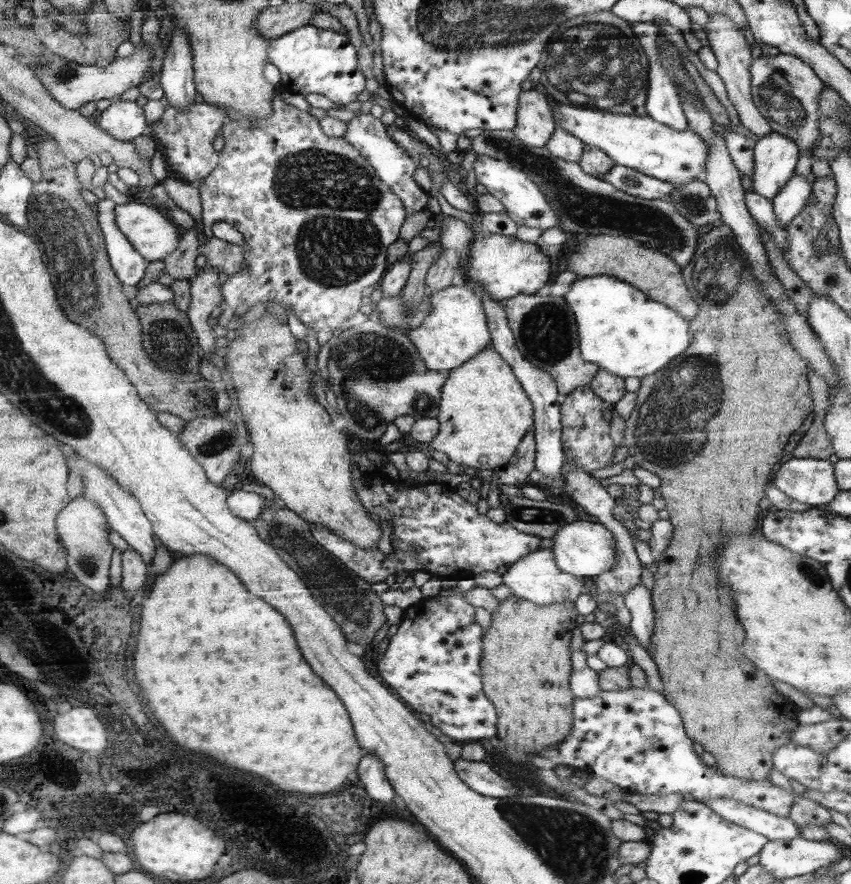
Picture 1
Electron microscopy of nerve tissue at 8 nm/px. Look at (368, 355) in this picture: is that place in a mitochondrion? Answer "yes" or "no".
yes

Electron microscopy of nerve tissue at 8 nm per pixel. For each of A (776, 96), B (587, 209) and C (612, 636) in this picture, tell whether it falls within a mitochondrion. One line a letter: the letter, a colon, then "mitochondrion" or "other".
A: mitochondrion
B: mitochondrion
C: other

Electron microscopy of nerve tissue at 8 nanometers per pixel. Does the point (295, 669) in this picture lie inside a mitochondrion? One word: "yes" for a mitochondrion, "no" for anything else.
no

